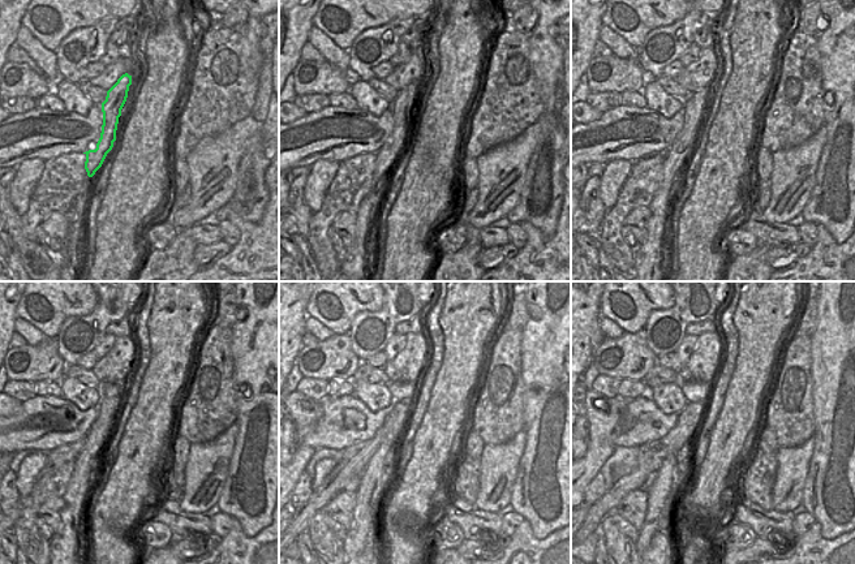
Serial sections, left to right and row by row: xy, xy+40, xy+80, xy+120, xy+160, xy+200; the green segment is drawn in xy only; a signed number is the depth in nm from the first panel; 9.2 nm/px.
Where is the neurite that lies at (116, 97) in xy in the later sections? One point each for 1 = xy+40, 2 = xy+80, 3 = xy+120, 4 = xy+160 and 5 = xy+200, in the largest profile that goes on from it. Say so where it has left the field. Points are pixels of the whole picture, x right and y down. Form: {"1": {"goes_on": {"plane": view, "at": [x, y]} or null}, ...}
{"1": {"goes_on": {"plane": "xy+40", "at": [359, 254]}}, "2": {"goes_on": {"plane": "xy+80", "at": [649, 254]}}, "3": {"goes_on": {"plane": "xy+120", "at": [63, 543]}}, "4": {"goes_on": {"plane": "xy+160", "at": [353, 543]}}, "5": {"goes_on": {"plane": "xy+200", "at": [658, 487]}}}

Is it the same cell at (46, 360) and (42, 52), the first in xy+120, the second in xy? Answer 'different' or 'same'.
different

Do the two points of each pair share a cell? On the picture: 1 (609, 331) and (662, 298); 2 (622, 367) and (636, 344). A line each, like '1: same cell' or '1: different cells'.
1: different cells
2: same cell

